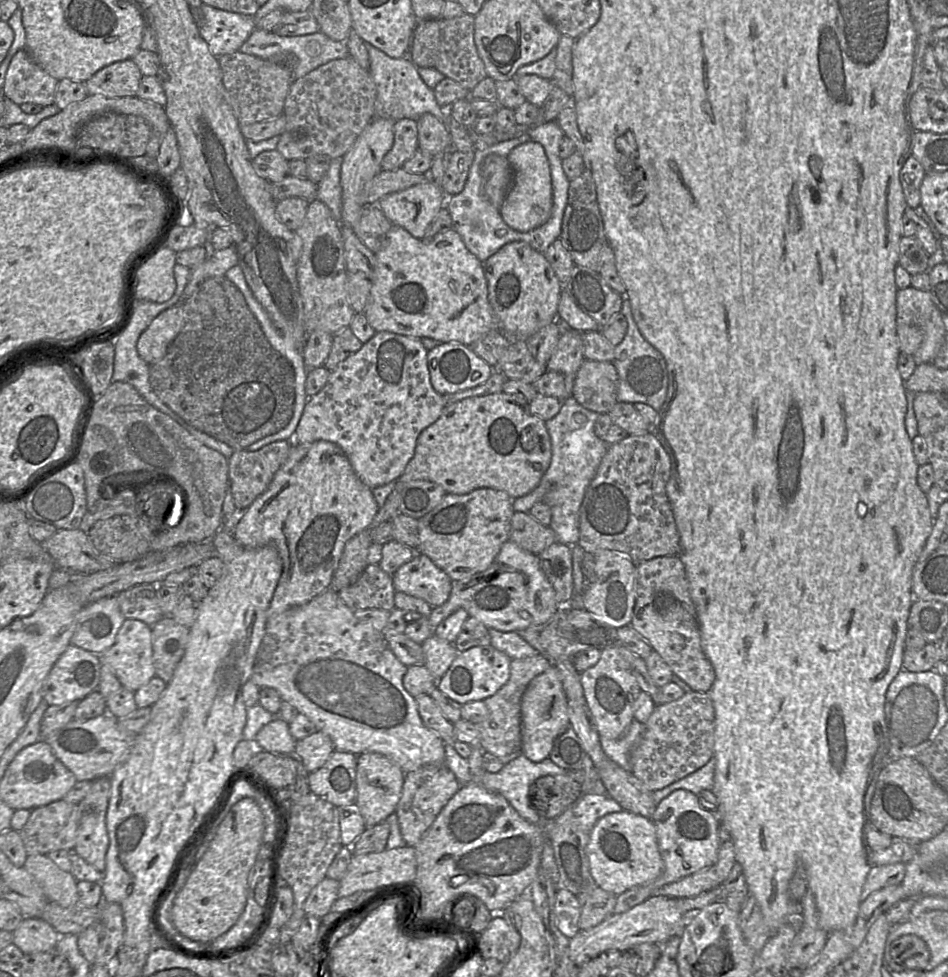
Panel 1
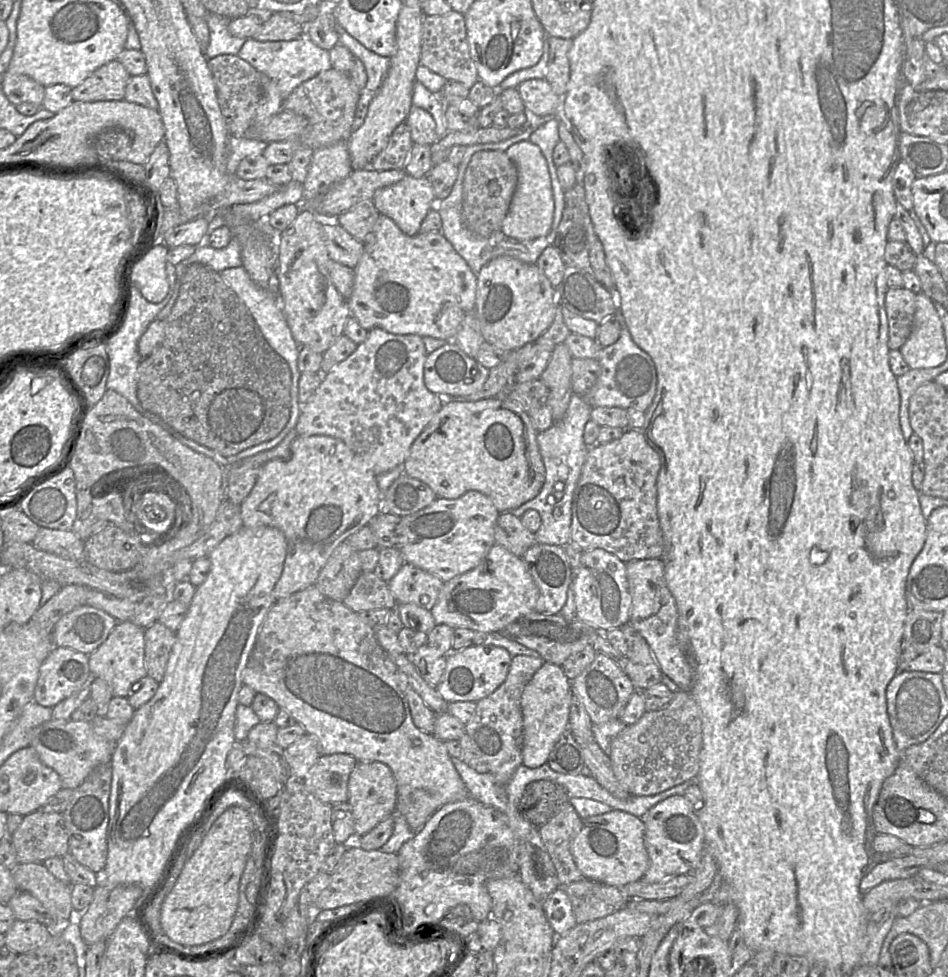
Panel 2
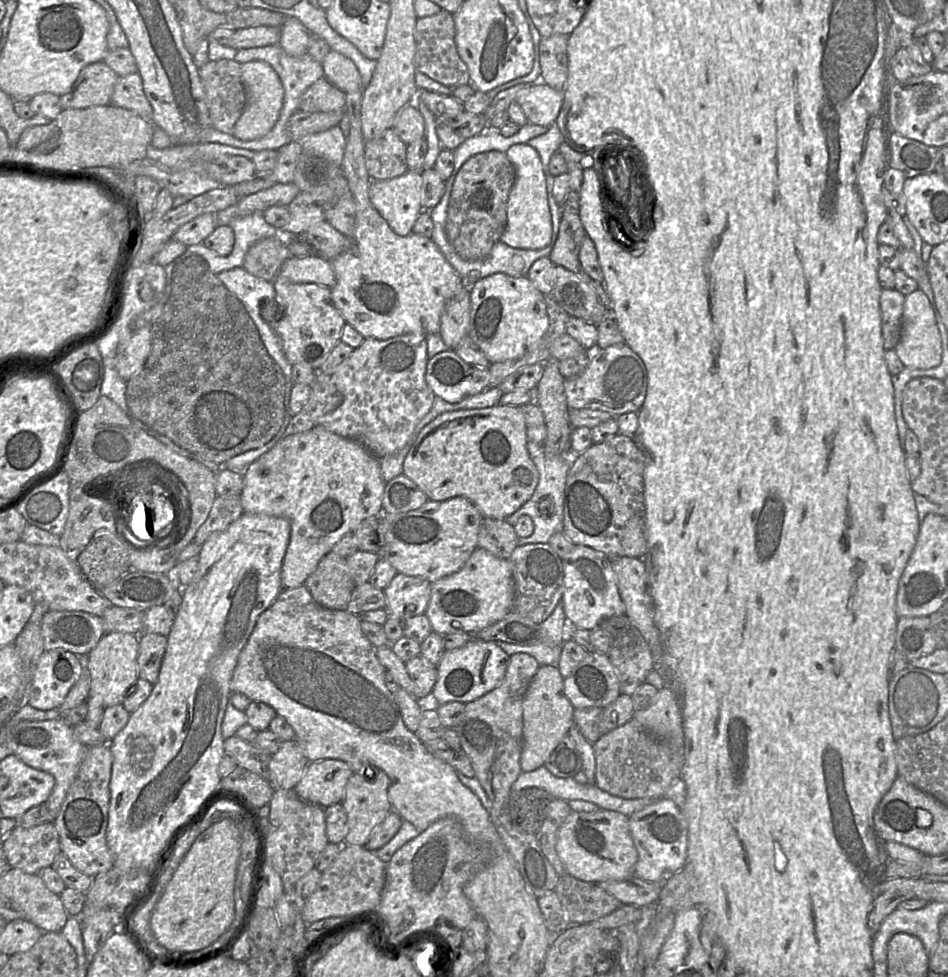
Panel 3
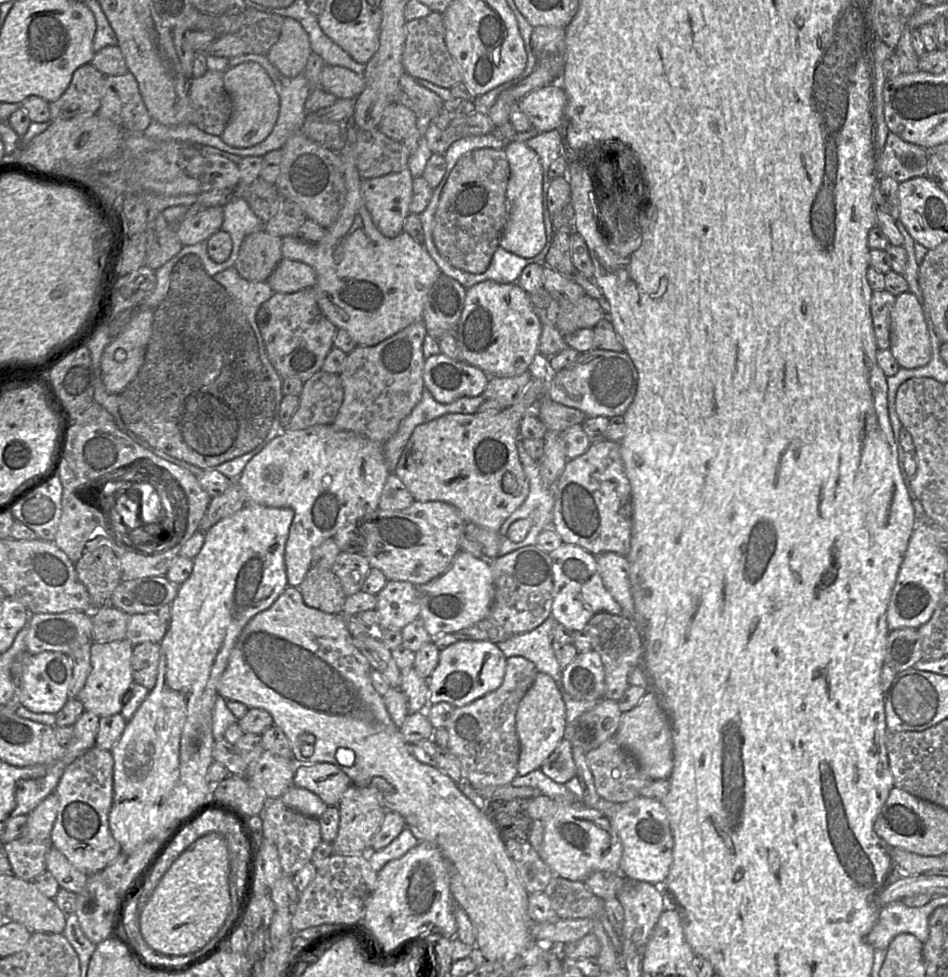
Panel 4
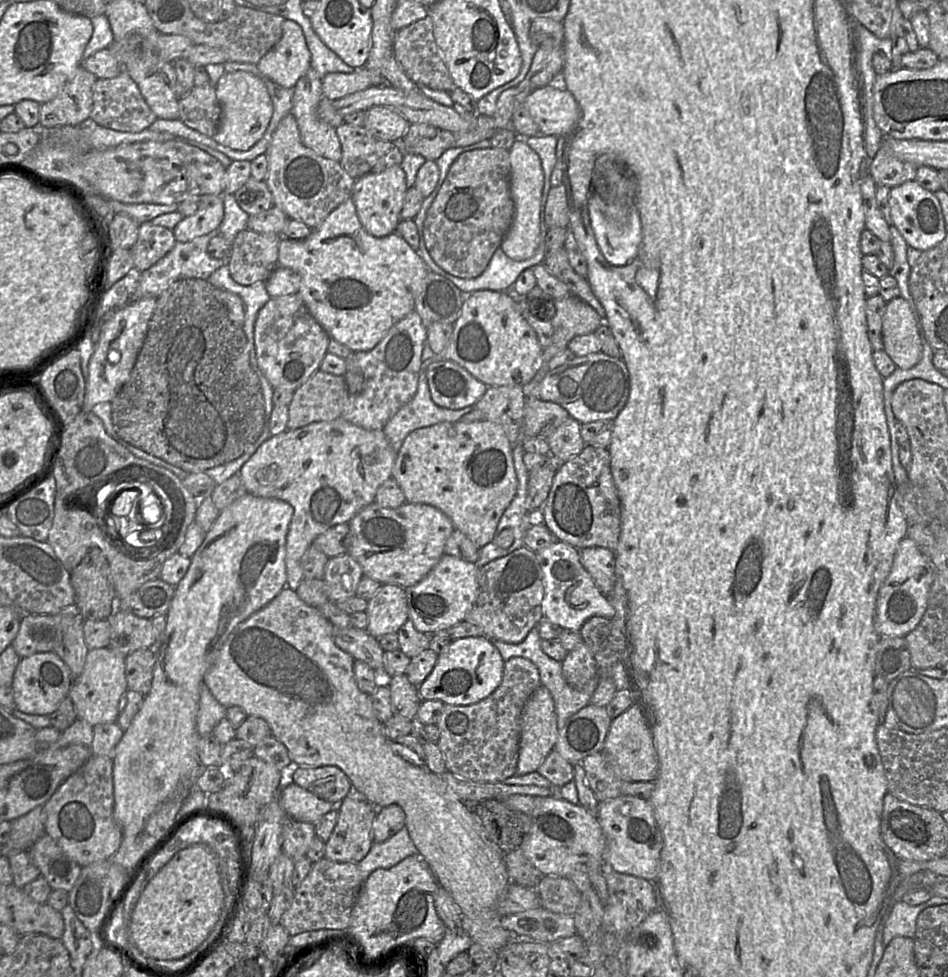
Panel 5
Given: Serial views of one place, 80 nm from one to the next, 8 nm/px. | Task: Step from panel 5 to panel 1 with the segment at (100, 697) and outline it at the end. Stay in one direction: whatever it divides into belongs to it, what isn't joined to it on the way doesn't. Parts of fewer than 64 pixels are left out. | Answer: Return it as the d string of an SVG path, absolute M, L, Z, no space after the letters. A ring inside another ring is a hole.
M125 619L120 627L114 644L100 654L102 665L108 665L118 678L121 686L132 692L147 684L155 674L152 648L152 628L136 619Z

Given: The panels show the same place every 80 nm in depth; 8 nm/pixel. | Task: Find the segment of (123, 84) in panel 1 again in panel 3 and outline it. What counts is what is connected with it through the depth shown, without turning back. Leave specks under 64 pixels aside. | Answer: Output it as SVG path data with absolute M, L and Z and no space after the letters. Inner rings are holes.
M103 61L85 66L70 91L60 96L62 110L110 104L118 78Z

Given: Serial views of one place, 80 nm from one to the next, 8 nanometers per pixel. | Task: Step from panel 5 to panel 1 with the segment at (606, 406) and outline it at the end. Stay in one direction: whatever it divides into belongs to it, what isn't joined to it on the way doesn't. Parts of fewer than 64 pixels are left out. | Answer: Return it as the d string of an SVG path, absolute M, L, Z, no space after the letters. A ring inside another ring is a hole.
M623 299L620 313L628 323L624 339L615 346L611 361L618 374L617 401L624 403L643 403L660 410L667 396L669 373L662 354L649 344L639 332L631 313L630 302Z

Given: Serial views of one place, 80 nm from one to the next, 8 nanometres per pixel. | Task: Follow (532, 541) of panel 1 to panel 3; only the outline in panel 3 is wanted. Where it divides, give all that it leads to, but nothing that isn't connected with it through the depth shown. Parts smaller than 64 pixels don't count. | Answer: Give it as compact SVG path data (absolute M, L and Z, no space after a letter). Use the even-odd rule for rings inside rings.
M484 517L478 532L478 548L483 548L498 558L509 559L518 547L519 537L514 526L504 519Z

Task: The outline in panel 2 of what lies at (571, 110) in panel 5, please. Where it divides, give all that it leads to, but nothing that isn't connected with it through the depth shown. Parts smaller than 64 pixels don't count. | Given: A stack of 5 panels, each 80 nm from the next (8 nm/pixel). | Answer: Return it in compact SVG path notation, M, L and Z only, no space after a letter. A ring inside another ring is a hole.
M545 78L525 80L517 89L525 105L525 111L537 116L556 114L561 97L553 91Z

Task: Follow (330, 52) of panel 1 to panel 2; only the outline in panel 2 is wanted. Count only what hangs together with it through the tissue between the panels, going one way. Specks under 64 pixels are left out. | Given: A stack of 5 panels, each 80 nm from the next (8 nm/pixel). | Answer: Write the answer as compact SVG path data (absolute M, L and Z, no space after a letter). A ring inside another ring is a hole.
M301 36L290 41L266 42L250 37L244 42L237 55L251 64L264 77L275 82L282 94L283 101L300 84L332 68L329 51L316 46L308 36Z

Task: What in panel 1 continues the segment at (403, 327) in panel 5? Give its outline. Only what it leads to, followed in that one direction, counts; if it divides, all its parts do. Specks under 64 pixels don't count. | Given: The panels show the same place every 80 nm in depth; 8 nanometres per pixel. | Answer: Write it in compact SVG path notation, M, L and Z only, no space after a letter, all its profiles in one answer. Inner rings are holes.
M376 331L361 349L331 371L325 386L310 396L296 428L296 443L327 440L339 445L370 488L398 480L412 459L420 433L444 408L430 378L428 350L420 338Z

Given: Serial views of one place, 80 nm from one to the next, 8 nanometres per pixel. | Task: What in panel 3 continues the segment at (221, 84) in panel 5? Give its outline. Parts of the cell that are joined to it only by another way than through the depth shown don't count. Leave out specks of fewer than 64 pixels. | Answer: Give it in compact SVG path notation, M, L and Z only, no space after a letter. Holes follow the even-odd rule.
M263 61L242 64L241 78L245 88L246 103L235 123L232 135L243 141L259 139L269 133L276 124L283 107L284 89L278 75Z

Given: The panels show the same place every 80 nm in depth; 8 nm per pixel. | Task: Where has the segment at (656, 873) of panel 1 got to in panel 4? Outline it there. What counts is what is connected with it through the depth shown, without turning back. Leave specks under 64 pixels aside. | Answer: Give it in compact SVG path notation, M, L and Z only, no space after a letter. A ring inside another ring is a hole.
M560 805L560 809L545 826L539 855L555 876L583 882L594 872L620 873L622 844L609 818L602 812L591 808Z

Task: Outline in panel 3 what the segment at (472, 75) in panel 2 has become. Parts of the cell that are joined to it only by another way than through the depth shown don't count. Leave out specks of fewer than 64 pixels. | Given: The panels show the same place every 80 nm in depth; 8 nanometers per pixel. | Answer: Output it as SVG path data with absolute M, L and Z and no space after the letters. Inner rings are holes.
M441 10L433 16L418 19L415 25L414 39L415 72L419 71L447 87L470 84L468 68L457 51L452 13Z

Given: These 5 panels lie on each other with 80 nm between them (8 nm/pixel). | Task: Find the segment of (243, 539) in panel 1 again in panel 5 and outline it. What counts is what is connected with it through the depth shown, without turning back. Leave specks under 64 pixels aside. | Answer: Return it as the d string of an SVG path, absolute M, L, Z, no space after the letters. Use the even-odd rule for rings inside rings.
M338 417L271 435L244 463L239 476L247 493L283 500L294 508L286 538L286 586L294 591L299 587L303 579L301 558L317 536L335 525L348 523L361 509L375 502L377 489L391 477L396 454L383 429L368 430Z

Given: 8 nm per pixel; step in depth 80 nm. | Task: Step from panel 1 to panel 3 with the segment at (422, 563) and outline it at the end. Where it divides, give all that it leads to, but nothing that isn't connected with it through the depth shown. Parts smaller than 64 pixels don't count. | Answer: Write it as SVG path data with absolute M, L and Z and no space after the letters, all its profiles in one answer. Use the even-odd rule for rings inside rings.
M397 573L384 589L388 617L402 622L425 614L431 594L431 583L421 577Z

